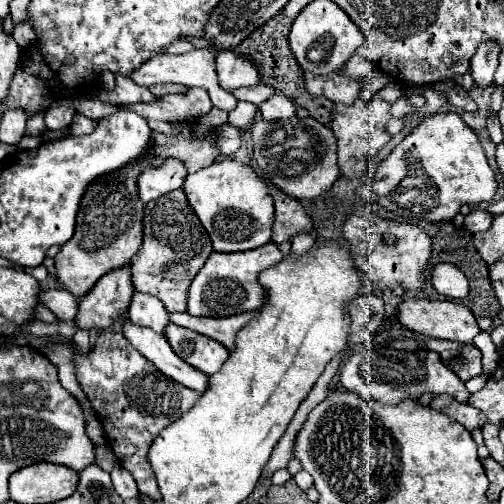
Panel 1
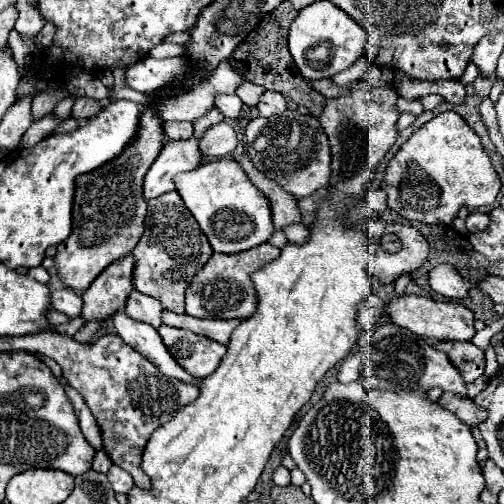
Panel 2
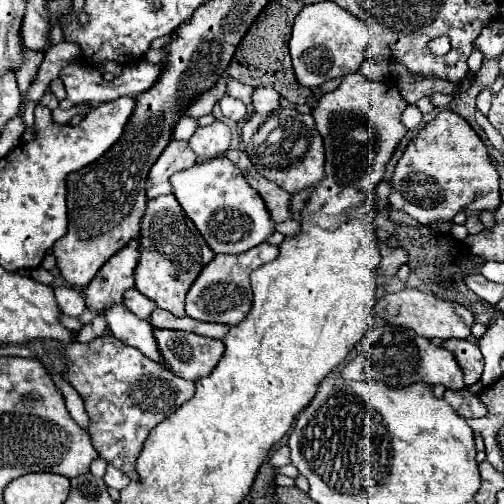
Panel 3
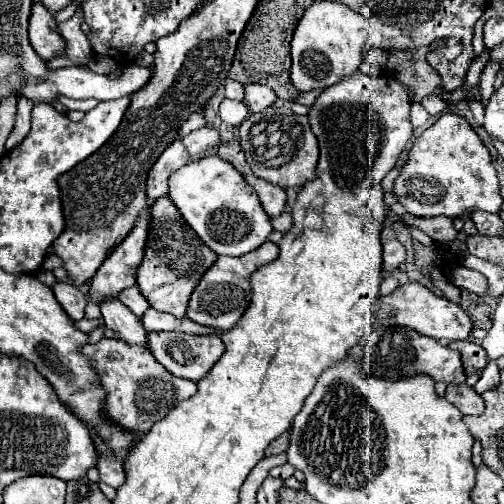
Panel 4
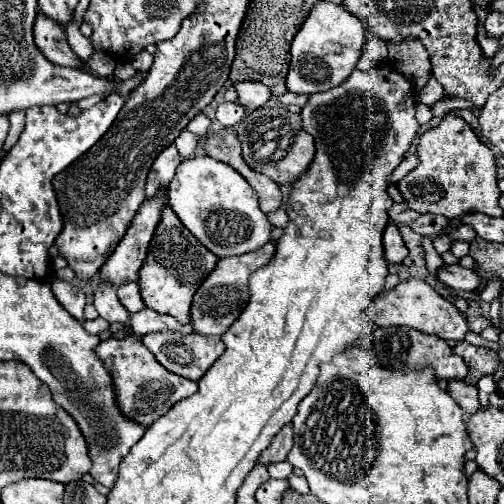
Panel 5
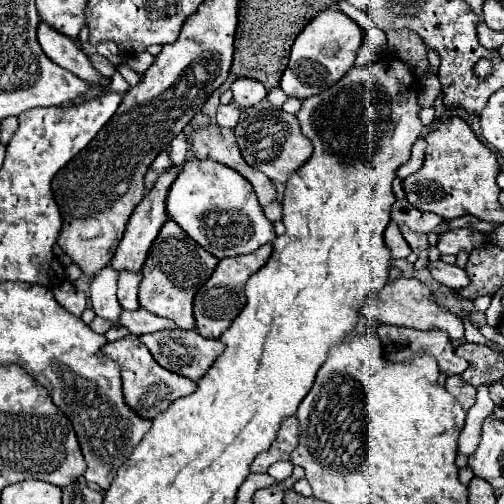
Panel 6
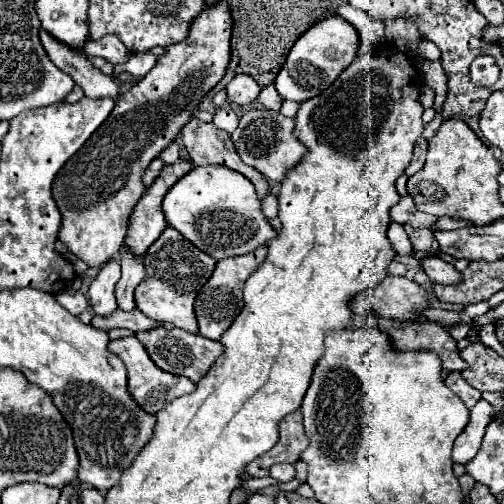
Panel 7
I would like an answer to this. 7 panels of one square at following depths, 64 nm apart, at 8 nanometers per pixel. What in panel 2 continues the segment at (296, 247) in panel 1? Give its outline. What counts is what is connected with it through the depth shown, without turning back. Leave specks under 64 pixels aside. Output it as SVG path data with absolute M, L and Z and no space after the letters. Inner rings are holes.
M292 226L292 228L284 228L284 234L288 238L288 242L292 244L304 244L310 236L308 236L308 228L306 226Z

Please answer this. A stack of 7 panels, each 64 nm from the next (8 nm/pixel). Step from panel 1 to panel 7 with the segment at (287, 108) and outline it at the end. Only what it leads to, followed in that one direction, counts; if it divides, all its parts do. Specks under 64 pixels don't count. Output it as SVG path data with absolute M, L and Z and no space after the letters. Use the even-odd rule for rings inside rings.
M236 74L234 80L226 86L226 92L228 92L230 102L234 102L238 106L252 104L258 98L260 90L262 88L258 86L258 82L254 78L246 76L246 74Z

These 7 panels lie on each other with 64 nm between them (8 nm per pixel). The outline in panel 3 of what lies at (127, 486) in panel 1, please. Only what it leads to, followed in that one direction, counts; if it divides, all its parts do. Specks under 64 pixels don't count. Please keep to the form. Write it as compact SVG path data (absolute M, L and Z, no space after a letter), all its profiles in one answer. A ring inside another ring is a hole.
M108 466L104 480L106 480L106 484L110 488L116 488L116 490L122 490L122 488L126 488L130 484L130 478L124 472L120 472L118 468L114 468L114 466Z

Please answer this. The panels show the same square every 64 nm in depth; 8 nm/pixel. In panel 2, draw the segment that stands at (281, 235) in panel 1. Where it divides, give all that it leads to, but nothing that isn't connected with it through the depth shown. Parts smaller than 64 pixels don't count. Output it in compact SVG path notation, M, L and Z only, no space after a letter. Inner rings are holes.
M248 156L238 158L238 162L248 172L250 180L262 192L266 192L266 196L270 200L270 206L272 206L272 218L274 218L274 228L276 230L282 230L282 228L286 228L290 224L300 224L302 222L302 214L300 214L298 202L296 202L296 198L292 194L284 192L274 180L266 178L262 172L258 172Z

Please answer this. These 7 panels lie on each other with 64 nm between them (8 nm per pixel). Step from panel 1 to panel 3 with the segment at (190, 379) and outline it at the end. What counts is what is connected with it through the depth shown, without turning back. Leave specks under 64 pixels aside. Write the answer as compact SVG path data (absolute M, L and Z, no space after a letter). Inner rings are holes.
M122 304L108 308L104 312L104 316L106 316L106 322L108 322L112 334L118 340L122 340L128 346L138 348L144 356L148 356L162 368L168 368L168 364L164 362L164 358L160 354L160 348L156 346L154 328L148 320L140 320L138 316L132 316L132 312L128 312Z

